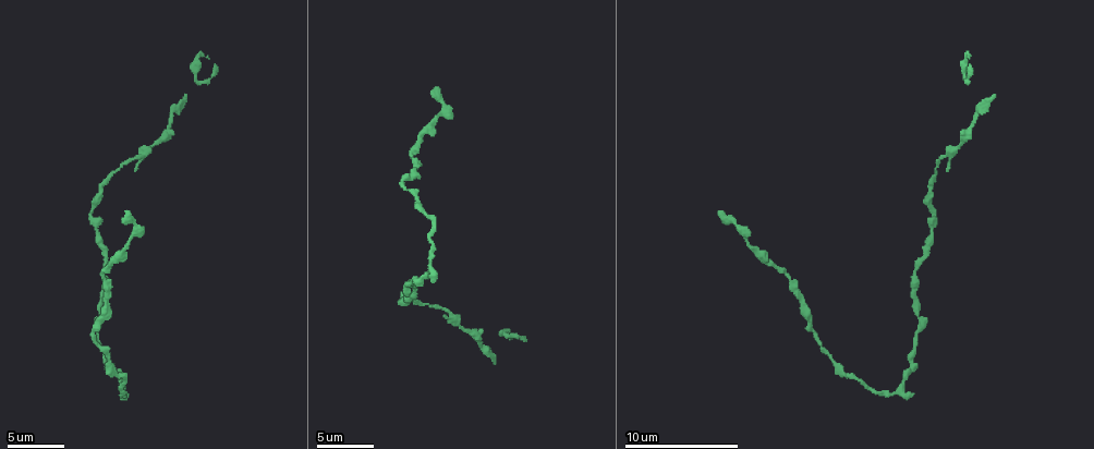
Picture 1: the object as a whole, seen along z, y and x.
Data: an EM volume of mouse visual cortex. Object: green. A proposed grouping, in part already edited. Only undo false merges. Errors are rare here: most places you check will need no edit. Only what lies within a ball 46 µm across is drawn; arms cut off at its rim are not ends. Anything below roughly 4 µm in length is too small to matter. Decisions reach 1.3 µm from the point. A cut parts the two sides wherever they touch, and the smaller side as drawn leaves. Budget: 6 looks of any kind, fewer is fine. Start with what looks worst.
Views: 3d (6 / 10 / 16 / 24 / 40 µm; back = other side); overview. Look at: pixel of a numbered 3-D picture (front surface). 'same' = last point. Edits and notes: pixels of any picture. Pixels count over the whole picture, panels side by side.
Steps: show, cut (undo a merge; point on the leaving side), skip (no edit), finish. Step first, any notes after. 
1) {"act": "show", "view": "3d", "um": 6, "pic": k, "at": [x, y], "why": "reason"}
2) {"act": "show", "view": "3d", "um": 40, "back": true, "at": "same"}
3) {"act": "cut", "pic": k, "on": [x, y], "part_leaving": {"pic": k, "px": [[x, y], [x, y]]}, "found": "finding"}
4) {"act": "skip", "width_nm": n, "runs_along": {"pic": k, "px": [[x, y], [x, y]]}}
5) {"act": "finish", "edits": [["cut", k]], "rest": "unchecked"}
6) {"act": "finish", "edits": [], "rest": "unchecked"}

{"act": "show", "view": "3d", "um": 6, "pic": 1, "at": [940, 157], "why": "side arm on a straight run"}

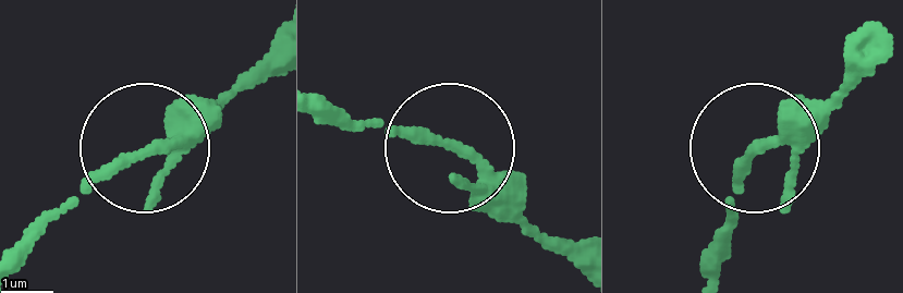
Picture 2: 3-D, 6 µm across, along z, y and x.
{"act": "show", "view": "3d", "um": 6, "back": true, "pic": 2, "at": [751, 150]}

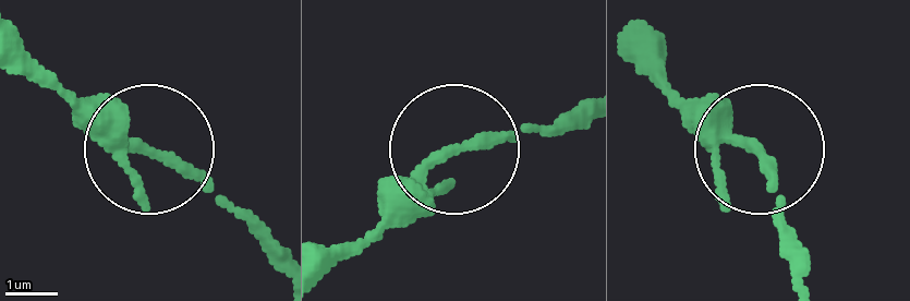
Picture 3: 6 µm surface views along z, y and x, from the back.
{"act": "skip", "arms": 3, "found": "one neuron here"}

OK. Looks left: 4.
{"act": "show", "view": "3d", "um": 16, "pic": 1, "at": [95, 234], "why": "a narrow waist"}

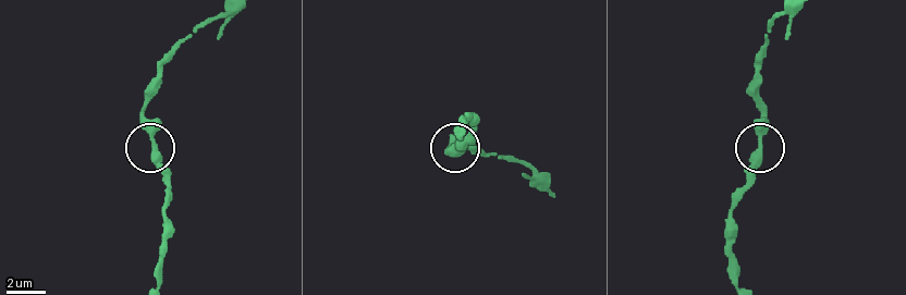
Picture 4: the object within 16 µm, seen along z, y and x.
{"act": "skip", "runs_along": {"pic": 4, "px": [[158, 279], [168, 176], [154, 143], [144, 96]]}, "found": "continuous, no second neuron"}

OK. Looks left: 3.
{"act": "show", "view": "3d", "um": 10, "pic": 1, "at": [434, 218], "why": "thick turns thin"}

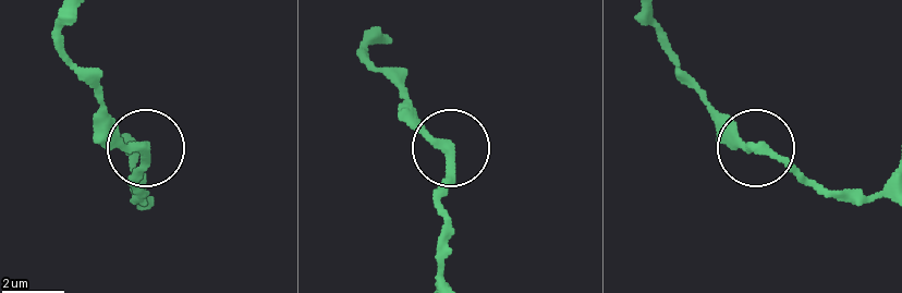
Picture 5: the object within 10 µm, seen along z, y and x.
{"act": "skip", "width_nm": 270, "found": "all the same neuron"}

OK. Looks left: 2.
{"act": "finish", "edits": [], "rest": "unchecked"}

